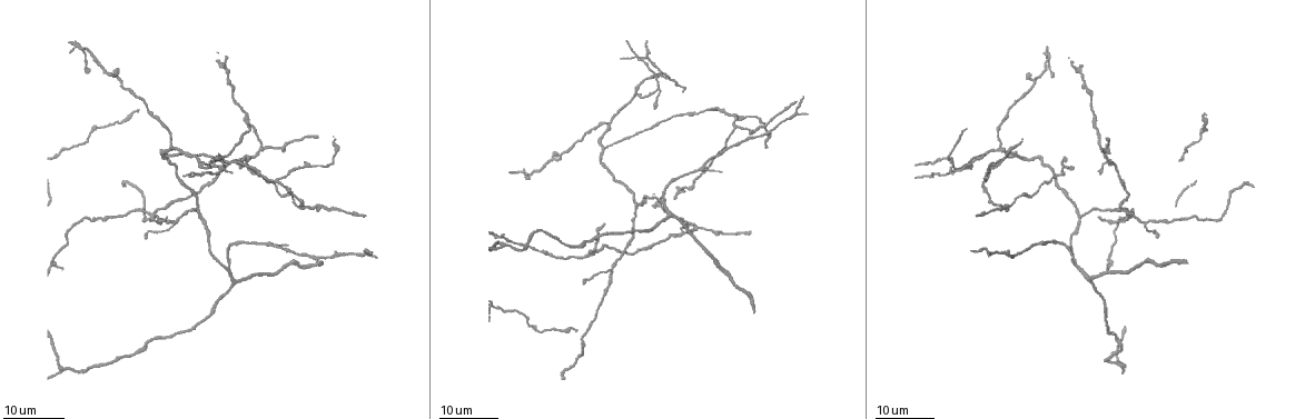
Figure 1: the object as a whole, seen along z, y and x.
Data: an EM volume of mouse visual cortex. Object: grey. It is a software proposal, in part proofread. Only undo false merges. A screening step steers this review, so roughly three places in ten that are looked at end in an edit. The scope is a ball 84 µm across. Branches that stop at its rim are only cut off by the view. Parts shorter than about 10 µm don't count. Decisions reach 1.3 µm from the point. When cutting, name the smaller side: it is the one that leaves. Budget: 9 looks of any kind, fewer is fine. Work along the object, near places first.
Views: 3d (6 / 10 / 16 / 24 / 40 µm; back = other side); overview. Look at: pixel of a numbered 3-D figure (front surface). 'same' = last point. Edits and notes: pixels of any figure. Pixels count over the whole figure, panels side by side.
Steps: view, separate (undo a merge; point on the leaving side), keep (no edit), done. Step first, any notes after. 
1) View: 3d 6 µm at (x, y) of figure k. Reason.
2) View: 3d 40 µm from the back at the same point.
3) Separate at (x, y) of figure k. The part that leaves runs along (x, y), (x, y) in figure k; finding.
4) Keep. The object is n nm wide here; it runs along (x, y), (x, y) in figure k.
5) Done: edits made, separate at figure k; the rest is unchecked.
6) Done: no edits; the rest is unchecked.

View: 3d 24 µm at (636, 95) of figure 1. Three arms meet.

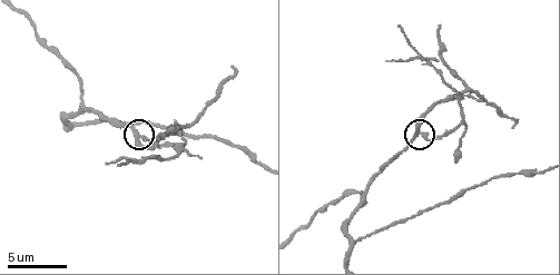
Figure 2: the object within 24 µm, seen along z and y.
View: 3d 10 µm at (420, 134) of figure 2.

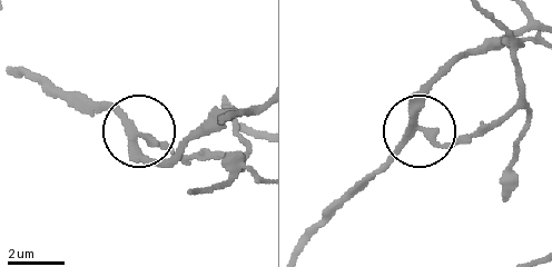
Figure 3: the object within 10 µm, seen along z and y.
Separate at (453, 146) of figure 3. The part that leaves runs along (417, 130), (480, 135), (520, 94), (513, 43), (486, 15) in figure 3; a second neuron is stuck on.

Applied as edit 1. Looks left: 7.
View: overview.

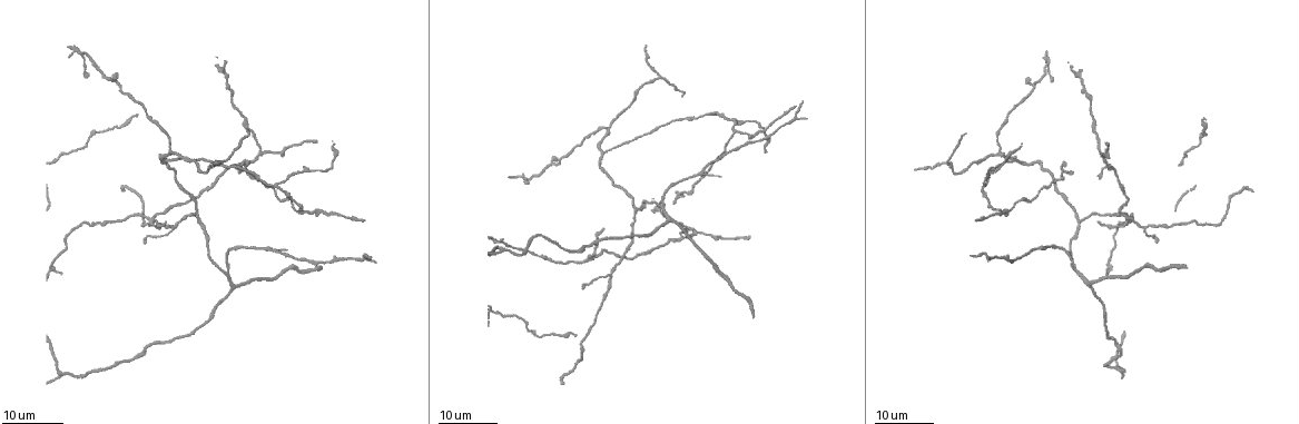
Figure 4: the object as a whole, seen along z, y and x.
View: 3d 16 µm at (171, 148) of figure 4. Three-way junction.

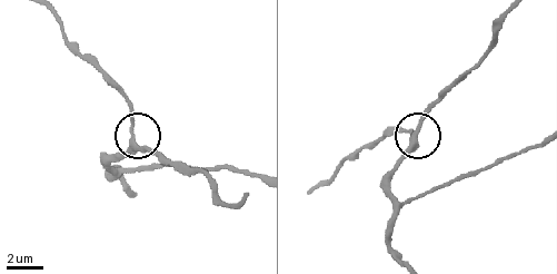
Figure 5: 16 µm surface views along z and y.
View: 3d 6 µm at (133, 138) of figure 5.

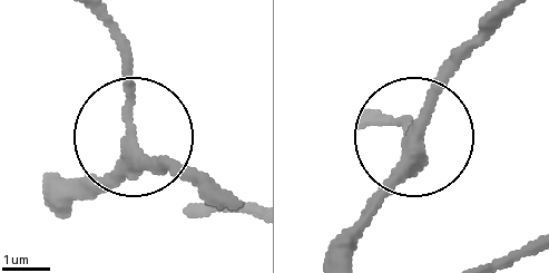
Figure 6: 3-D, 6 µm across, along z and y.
Keep. The side arm is 23 µm long; it runs along (346, 256), (427, 100), (487, 32) in figure 6; one neuron here.

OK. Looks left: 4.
View: 3d 6 µm at (356, 240) of figure 2.

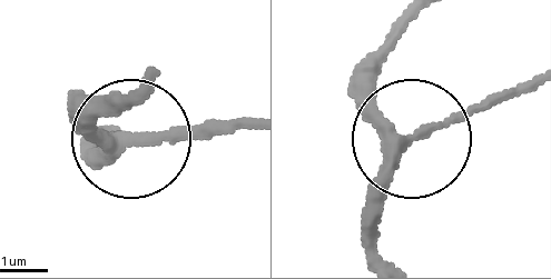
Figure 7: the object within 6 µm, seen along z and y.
View: 3d 6 µm from the back at (123, 142) of figure 7.

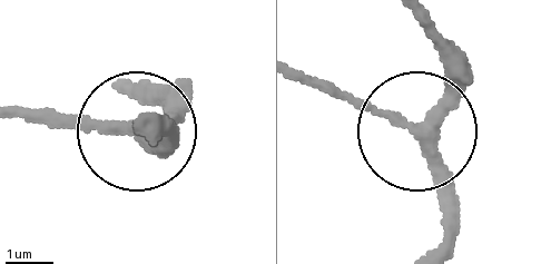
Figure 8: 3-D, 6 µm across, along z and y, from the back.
Keep. The object is 280 nm wide here; it runs along (441, 247), (449, 176), (421, 128), (449, 80), (441, 36) in figure 8; all the same neuron.

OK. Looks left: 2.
View: 3d 16 µm at (274, 186) of figure 4. Three arms meet.

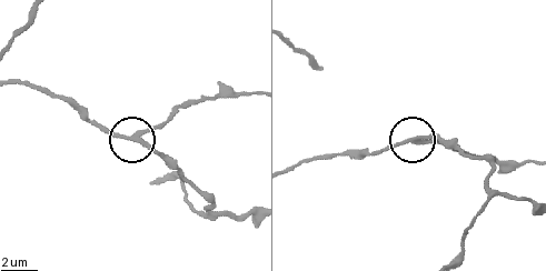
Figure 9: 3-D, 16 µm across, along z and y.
View: 3d 6 µm at (417, 138) of figure 9.

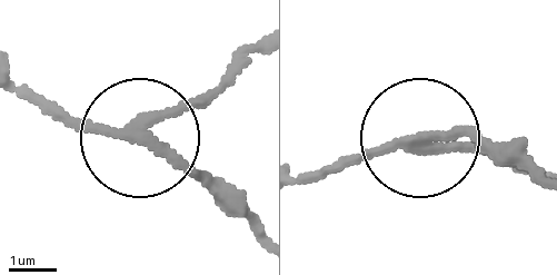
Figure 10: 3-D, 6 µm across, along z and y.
Keep. The object is 200 nm wide here; it runs along (27, 85), (135, 133), (195, 105), (238, 61) in figure 10; continuous, no second neuron.

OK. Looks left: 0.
Done: edits made, separate at figure 3; the rest is unchecked.

